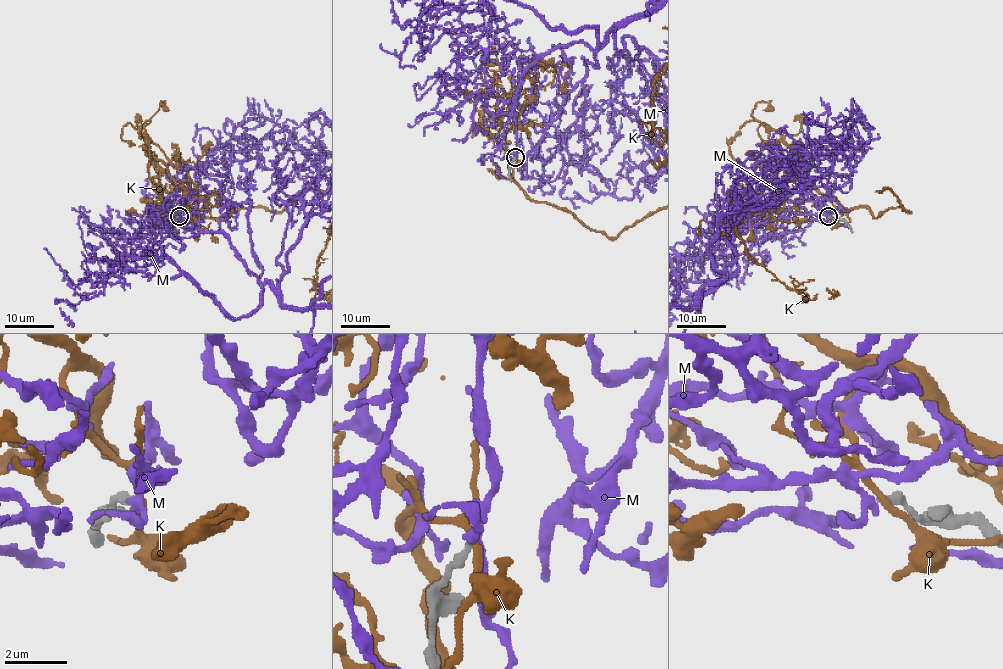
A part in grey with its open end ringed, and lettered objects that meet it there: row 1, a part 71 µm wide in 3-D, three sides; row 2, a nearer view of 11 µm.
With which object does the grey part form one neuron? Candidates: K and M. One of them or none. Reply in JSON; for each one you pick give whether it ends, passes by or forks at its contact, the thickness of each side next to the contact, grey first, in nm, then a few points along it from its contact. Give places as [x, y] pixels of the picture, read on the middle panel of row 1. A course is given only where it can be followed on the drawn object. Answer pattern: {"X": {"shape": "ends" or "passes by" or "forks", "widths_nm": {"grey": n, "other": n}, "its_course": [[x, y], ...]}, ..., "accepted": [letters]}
{"M": {"shape": "forks", "widths_nm": {"grey": 280, "other": 190}}, "accepted": ["M"]}

